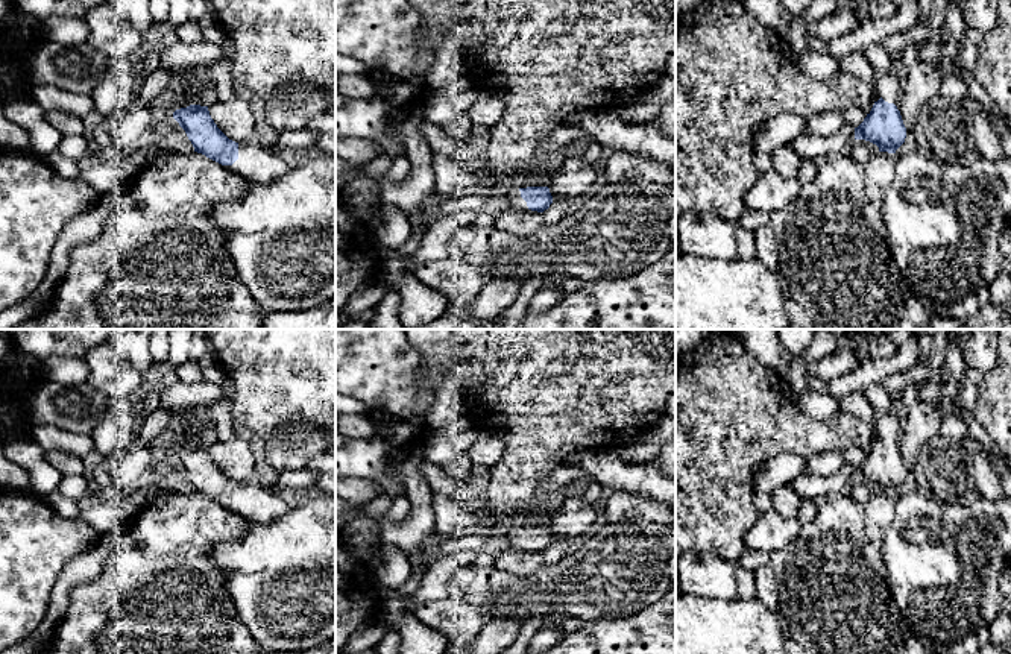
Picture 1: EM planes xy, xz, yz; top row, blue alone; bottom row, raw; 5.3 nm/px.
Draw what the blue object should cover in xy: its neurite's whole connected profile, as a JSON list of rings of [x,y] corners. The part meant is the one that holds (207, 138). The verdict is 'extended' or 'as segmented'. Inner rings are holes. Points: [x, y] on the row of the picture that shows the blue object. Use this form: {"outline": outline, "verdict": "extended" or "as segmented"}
{"outline": [[[190,105],[176,109],[173,118],[185,130],[194,152],[225,165],[252,185],[270,184],[291,170],[291,156],[264,147],[257,140],[229,140],[211,118],[208,106]]], "verdict": "extended"}

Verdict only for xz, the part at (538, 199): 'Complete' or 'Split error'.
Split error

